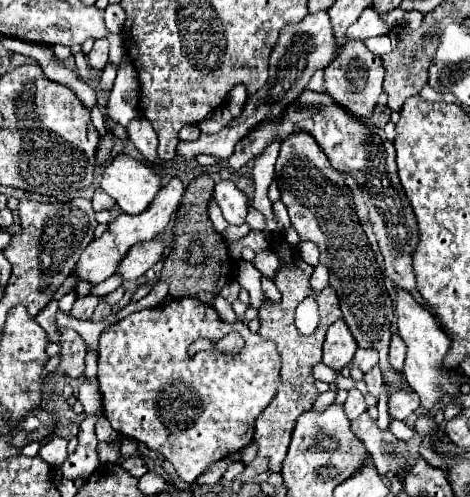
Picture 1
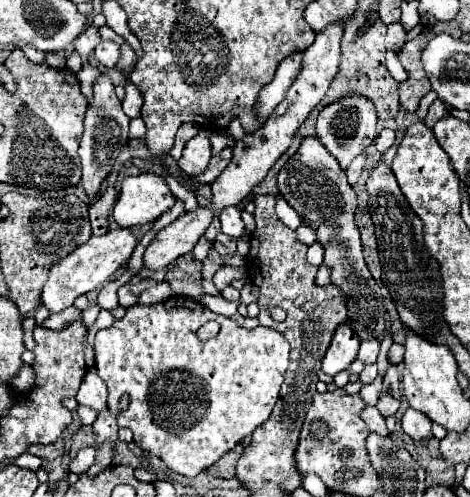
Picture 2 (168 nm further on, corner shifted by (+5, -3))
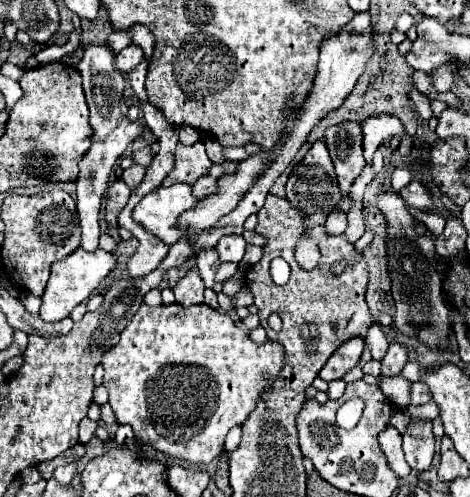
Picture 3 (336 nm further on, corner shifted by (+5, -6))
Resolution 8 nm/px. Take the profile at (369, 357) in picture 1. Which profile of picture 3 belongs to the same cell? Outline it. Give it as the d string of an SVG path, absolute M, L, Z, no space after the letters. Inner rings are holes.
M371 324L369 326L367 336L365 336L365 346L369 348L373 360L381 360L385 356L389 342L387 342L387 338L385 338L385 334L383 334L379 324Z

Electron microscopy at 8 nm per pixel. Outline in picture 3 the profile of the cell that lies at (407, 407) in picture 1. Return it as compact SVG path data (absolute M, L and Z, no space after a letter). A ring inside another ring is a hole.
M411 418L403 434L403 452L413 470L423 472L431 466L435 454L435 436L431 432L429 420Z

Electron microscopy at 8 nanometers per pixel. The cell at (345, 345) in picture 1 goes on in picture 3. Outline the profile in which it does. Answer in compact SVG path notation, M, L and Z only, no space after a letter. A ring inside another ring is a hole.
M353 336L349 338L349 342L341 344L337 348L337 352L333 352L333 356L327 360L327 364L323 366L323 370L319 372L319 376L327 382L331 380L339 380L345 372L349 372L353 366L357 366L361 352L363 352L363 338L361 336Z

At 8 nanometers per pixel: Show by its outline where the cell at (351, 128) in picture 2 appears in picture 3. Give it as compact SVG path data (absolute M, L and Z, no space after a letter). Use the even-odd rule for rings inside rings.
M341 122L325 130L325 144L335 164L335 174L343 194L349 192L353 180L365 168L361 122Z

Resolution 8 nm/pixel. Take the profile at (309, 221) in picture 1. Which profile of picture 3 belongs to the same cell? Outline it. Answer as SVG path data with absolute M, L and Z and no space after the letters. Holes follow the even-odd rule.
M317 140L311 146L311 150L305 154L305 158L297 166L293 166L285 190L287 190L287 200L303 214L323 212L329 216L331 212L337 210L337 204L343 200L343 194L339 190L335 168L333 168L333 162L329 158L329 152L327 152L323 140Z

